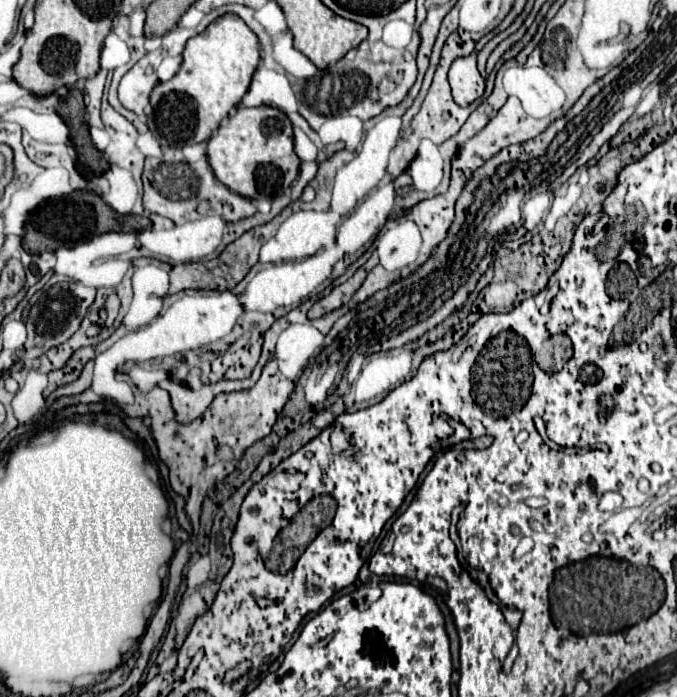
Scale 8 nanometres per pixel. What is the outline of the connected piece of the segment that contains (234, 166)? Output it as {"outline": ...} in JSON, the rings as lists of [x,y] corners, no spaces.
{"outline":[[[273,106],[237,108],[237,112],[213,132],[207,142],[207,160],[229,190],[249,198],[275,198],[283,194],[299,174],[299,158],[293,152],[291,120]]]}

